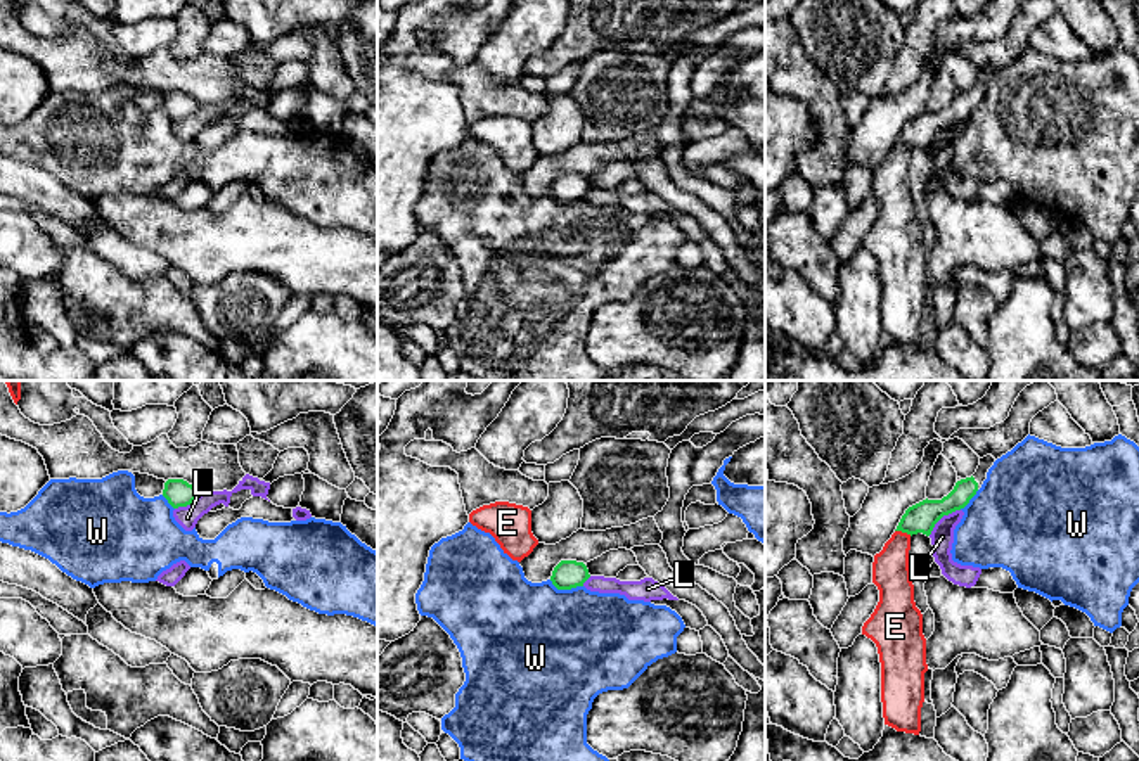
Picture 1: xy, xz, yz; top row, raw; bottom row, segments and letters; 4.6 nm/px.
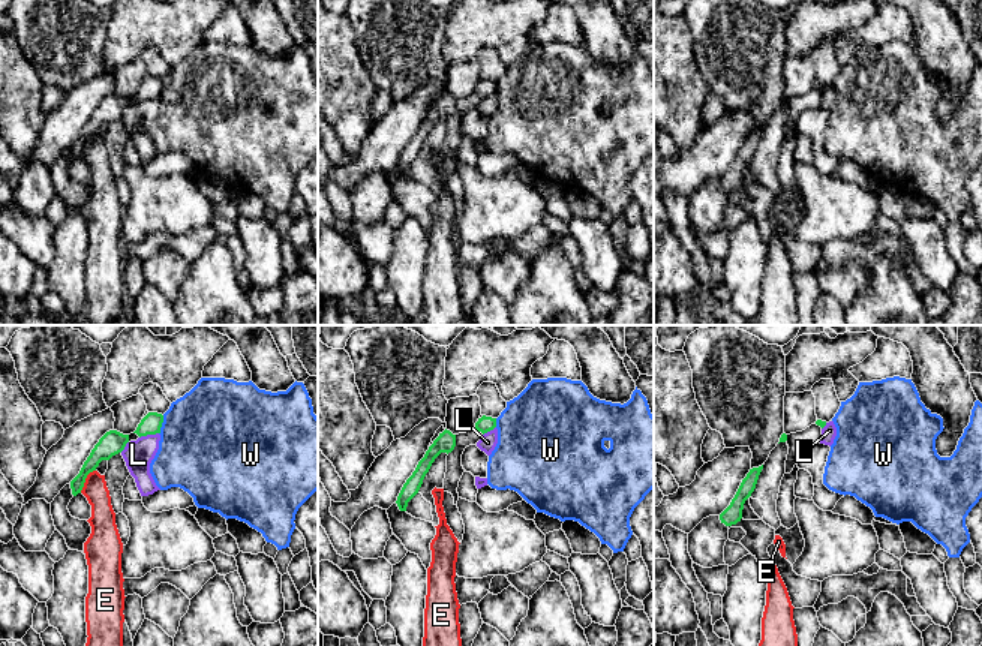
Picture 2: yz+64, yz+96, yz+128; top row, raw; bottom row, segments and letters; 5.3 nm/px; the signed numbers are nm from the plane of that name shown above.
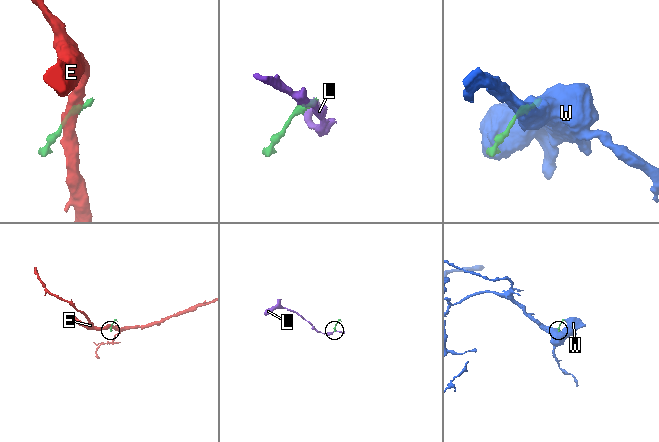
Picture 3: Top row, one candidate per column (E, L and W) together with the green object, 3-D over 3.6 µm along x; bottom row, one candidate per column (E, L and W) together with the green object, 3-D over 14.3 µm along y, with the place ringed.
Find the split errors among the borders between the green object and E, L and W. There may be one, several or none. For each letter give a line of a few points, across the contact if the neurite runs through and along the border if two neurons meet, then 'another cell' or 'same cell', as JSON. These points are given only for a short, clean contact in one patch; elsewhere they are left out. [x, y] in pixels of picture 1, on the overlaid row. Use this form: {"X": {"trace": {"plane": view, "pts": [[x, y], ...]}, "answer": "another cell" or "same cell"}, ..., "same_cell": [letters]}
{"E": {"trace": {"plane": "yz", "pts": [[895, 530], [911, 535]]}, "answer": "another cell"}, "L": {"trace": {"plane": "yz", "pts": [[921, 517], [942, 516], [942, 537]]}, "answer": "same cell"}, "W": {"trace": {"plane": "xz", "pts": [[549, 580], [558, 588], [582, 587]]}, "answer": "another cell"}, "same_cell": ["L"]}

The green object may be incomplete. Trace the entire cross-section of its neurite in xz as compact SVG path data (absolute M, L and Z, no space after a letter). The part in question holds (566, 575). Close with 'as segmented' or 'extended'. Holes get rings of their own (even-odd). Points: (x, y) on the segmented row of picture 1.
M561 560L554 567L550 581L557 590L585 586L590 592L620 593L628 600L679 600L653 578L644 578L640 581L620 581L616 578L590 576L587 566L576 560Z | extended

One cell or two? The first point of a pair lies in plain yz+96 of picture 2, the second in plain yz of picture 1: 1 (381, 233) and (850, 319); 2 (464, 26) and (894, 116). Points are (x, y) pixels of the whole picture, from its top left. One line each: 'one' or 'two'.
1: two
2: two

